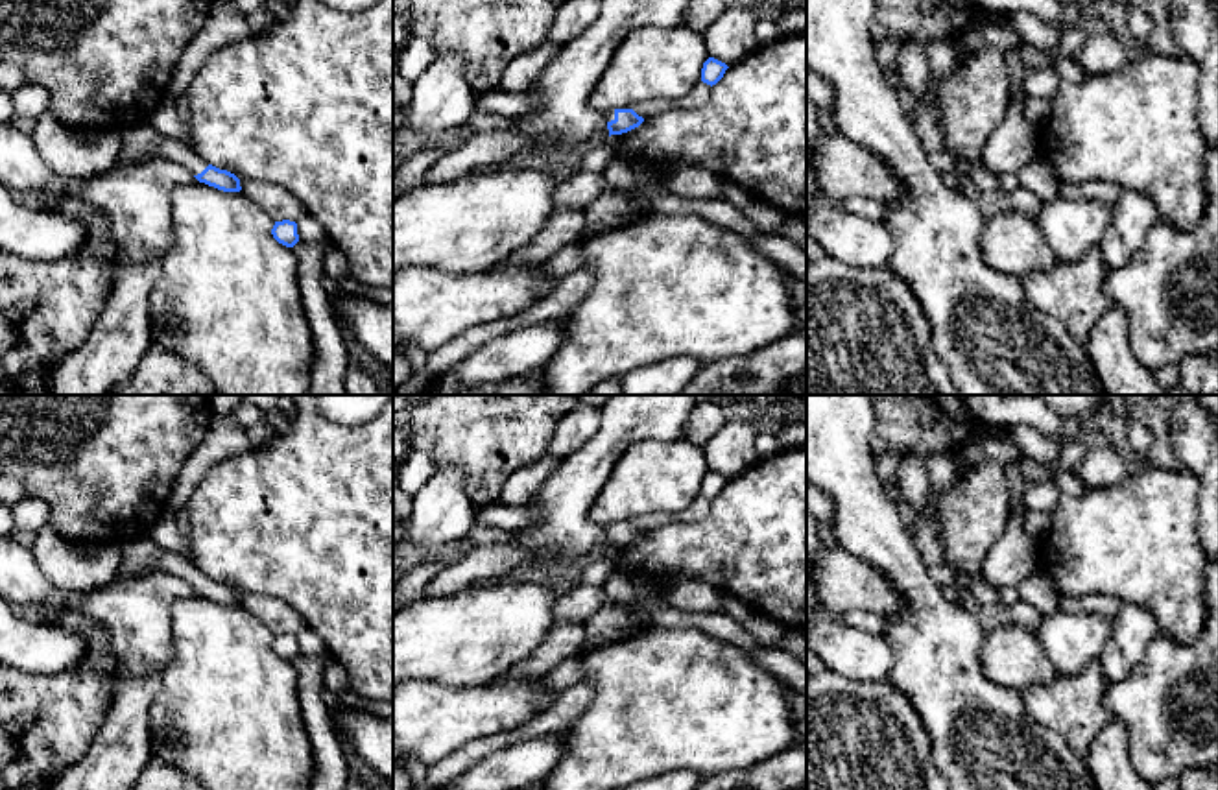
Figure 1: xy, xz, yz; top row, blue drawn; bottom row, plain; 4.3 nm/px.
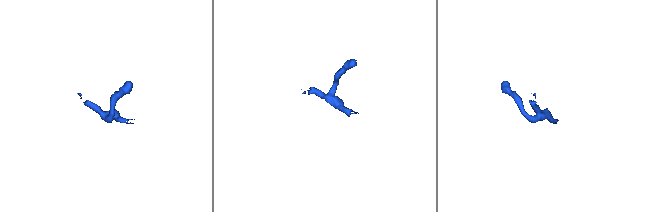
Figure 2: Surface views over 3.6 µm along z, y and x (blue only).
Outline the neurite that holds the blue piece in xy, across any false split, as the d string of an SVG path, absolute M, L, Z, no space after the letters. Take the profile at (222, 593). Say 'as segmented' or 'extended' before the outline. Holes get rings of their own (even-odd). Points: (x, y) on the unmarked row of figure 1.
extended; M140 537L120 546L118 578L137 578L155 570L170 572L186 581L199 596L223 605L240 605L240 592L207 578L186 556L157 546L149 537Z

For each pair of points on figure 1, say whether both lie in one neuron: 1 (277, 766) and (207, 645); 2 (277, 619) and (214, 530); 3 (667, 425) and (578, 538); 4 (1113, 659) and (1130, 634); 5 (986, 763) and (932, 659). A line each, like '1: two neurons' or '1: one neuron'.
1: one neuron
2: two neurons
3: one neuron
4: one neuron
5: one neuron

